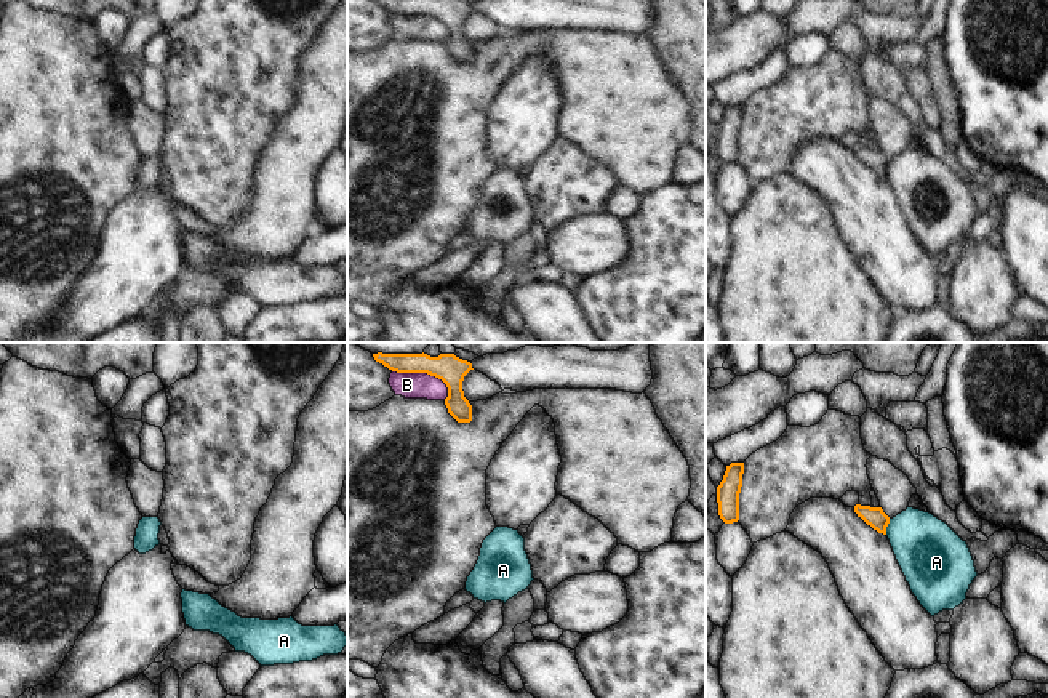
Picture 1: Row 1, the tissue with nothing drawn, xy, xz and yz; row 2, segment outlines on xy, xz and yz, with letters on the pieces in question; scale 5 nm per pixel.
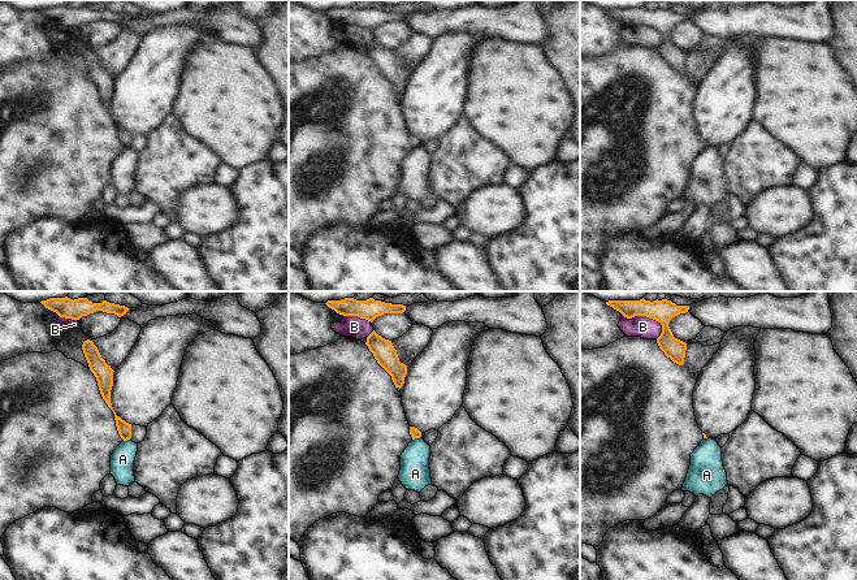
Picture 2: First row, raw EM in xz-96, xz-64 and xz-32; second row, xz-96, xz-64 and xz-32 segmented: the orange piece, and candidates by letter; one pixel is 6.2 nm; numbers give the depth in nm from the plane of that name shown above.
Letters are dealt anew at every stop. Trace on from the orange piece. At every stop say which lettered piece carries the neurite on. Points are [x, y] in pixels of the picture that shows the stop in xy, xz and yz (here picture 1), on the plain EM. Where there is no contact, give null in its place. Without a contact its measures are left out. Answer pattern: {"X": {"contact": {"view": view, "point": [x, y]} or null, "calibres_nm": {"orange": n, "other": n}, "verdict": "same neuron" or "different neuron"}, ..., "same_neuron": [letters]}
{"A": {"contact": {"view": "yz", "point": [887, 167]}, "calibres_nm": {"orange": 100, "other": 320}, "verdict": "different neuron"}, "B": {"contact": {"view": "xz", "point": [424, 13]}, "calibres_nm": {"orange": 140, "other": 130}, "verdict": "different neuron"}, "same_neuron": []}

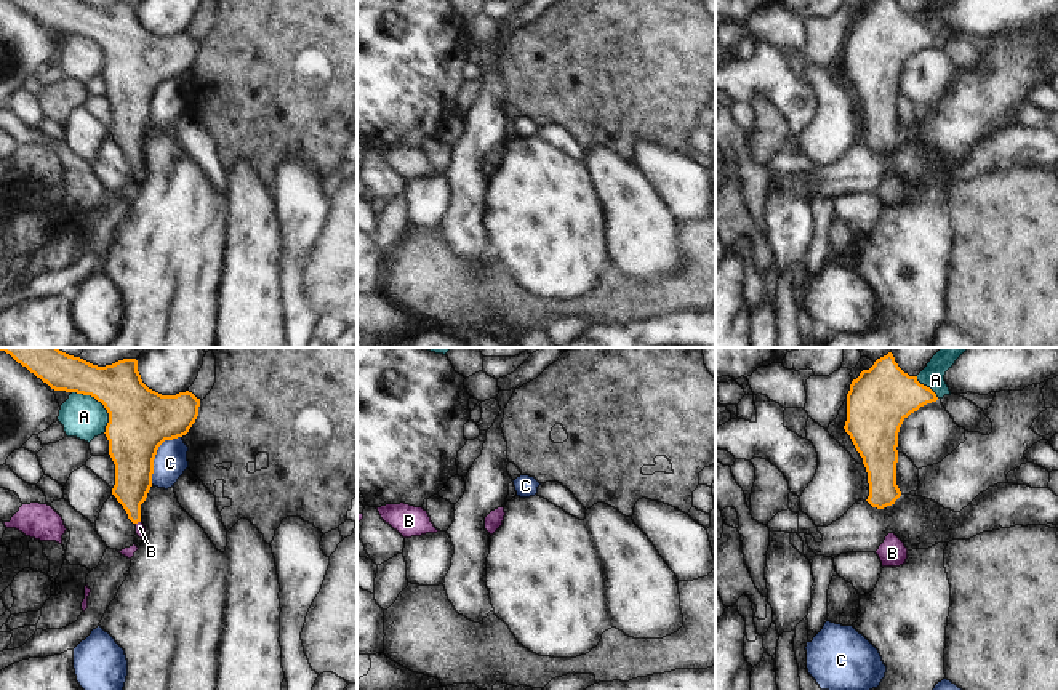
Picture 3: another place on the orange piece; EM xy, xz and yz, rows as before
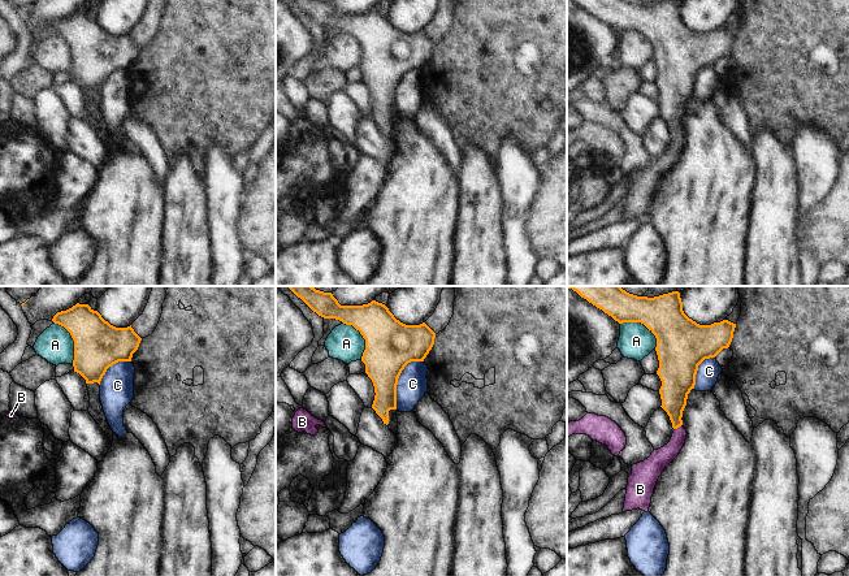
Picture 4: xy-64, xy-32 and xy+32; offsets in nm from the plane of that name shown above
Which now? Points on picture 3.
{"A": {"contact": {"view": "xy", "point": [101, 44]}, "calibres_nm": {"orange": 320, "other": 220}, "verdict": "different neuron"}, "B": {"contact": {"view": "xy", "point": [136, 164]}, "calibres_nm": {"orange": 190, "other": 50}, "verdict": "same neuron"}, "C": {"contact": {"view": "xy", "point": [156, 95]}, "calibres_nm": {"orange": 320, "other": 160}, "verdict": "different neuron"}, "same_neuron": ["B"]}

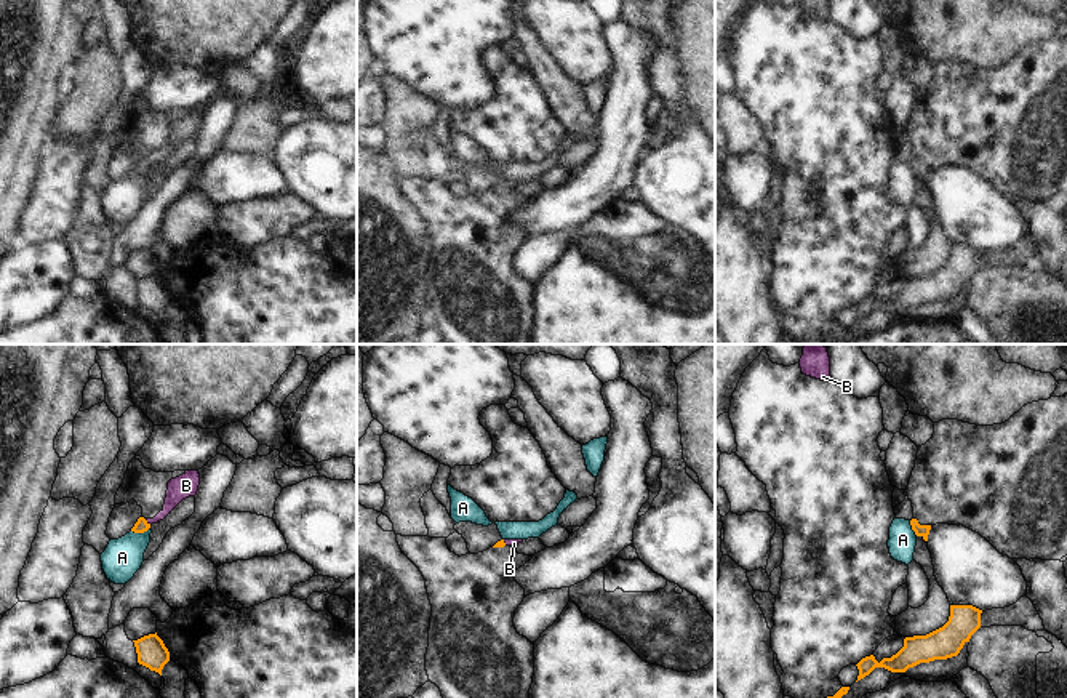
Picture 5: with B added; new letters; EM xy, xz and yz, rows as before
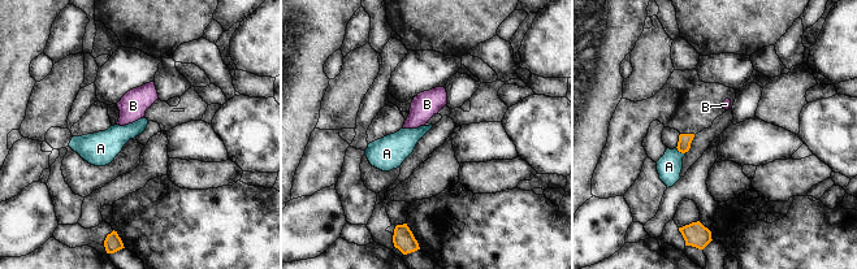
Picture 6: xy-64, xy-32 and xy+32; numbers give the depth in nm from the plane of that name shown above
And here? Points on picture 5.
{"A": {"contact": {"view": "xy", "point": [139, 173]}, "calibres_nm": {"orange": 70, "other": 190}, "verdict": "different neuron"}, "B": {"contact": {"view": "xy", "point": [146, 162]}, "calibres_nm": {"orange": 70, "other": 120}, "verdict": "same neuron"}, "same_neuron": ["B"]}

